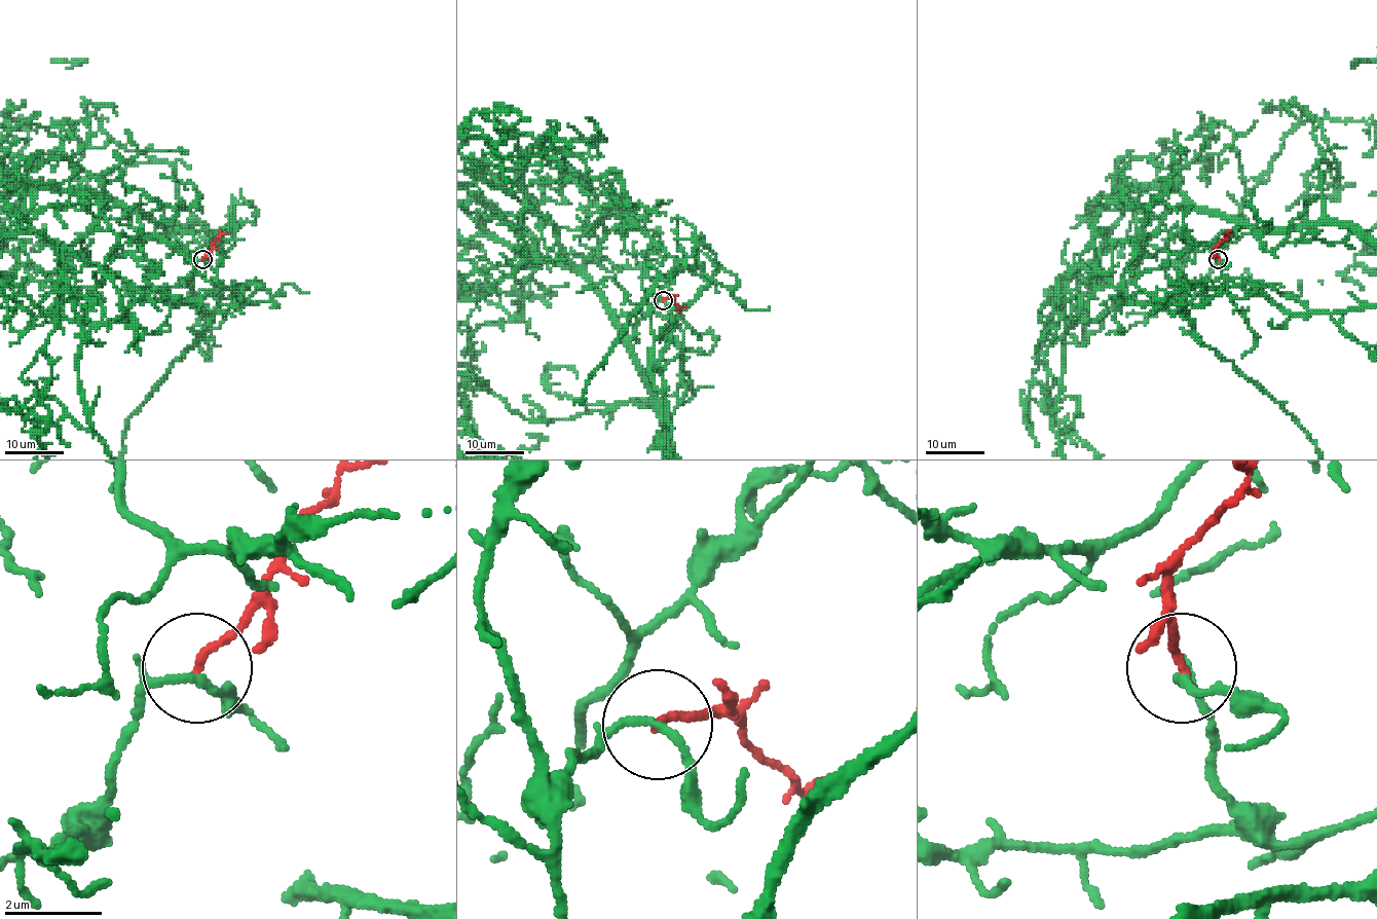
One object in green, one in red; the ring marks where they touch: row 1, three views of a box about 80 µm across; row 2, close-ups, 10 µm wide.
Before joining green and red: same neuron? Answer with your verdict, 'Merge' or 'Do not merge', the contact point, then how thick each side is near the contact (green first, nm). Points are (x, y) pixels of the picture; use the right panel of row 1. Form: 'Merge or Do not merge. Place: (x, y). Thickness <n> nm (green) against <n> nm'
Do not merge. Place: (1218, 259). Thickness 120 nm (green) against 160 nm

